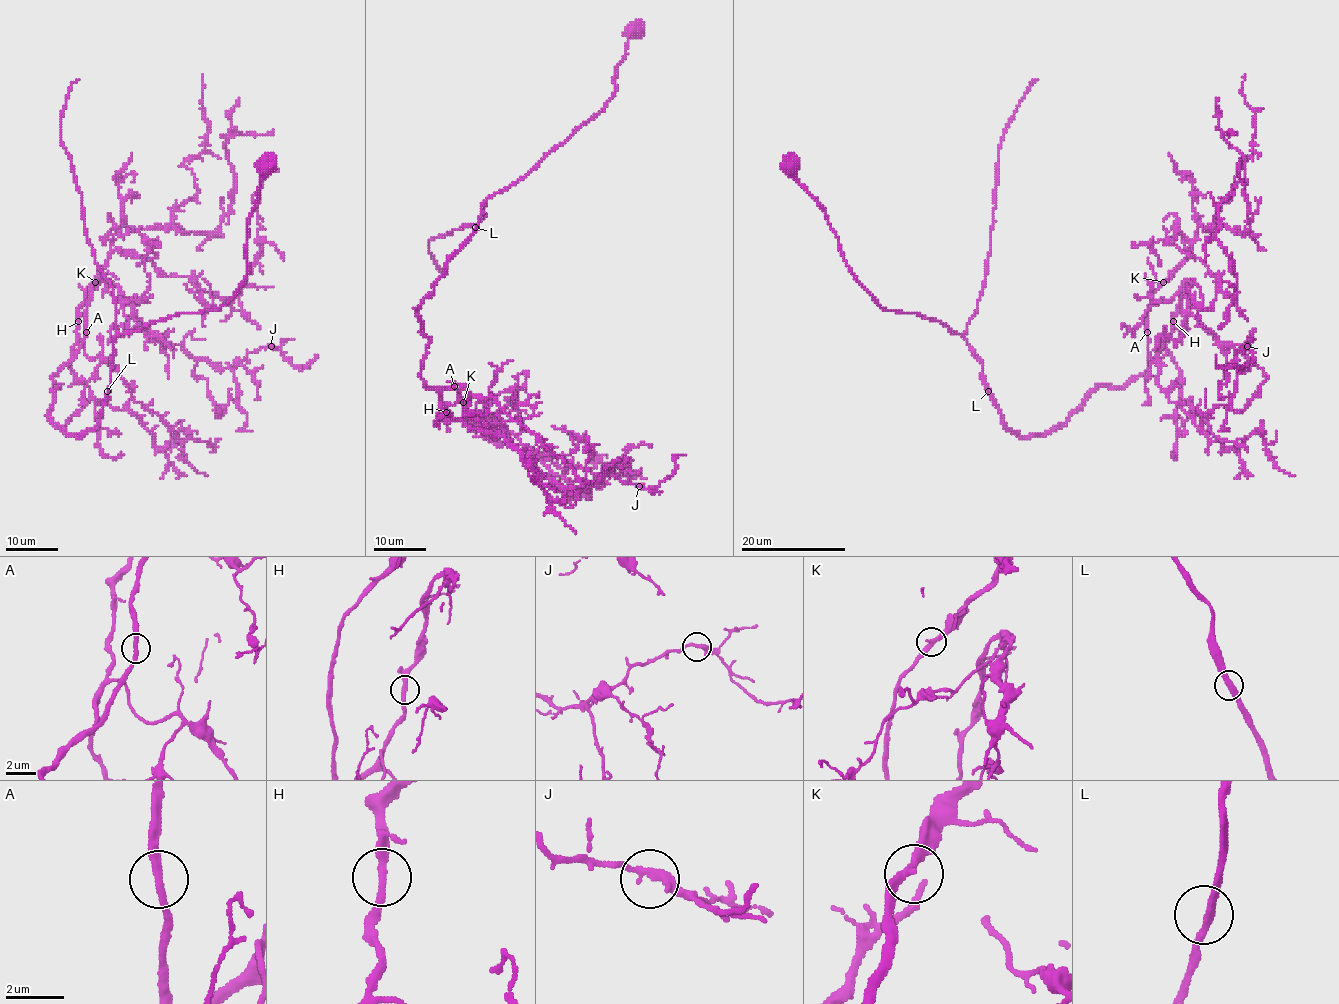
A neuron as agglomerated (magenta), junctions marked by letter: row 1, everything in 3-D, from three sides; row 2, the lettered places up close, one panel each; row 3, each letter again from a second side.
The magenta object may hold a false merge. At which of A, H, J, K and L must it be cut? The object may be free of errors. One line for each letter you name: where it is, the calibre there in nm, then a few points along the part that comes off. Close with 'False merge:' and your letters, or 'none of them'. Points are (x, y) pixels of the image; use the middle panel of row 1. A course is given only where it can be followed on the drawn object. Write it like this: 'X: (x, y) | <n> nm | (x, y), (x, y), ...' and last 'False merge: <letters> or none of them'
False merge: none of them

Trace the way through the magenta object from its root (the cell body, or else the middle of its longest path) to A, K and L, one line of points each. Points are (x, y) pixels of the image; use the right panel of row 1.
A: (790, 164), (855, 278), (883, 308), (959, 333), (1020, 437), (1057, 429), (1100, 384), (1140, 376), (1147, 332)
K: (790, 164), (855, 278), (883, 308), (959, 333), (1020, 437), (1147, 370), (1163, 282)
L: (790, 164), (796, 180), (823, 210), (855, 278), (883, 308), (919, 314), (959, 333), (982, 363), (988, 391)

